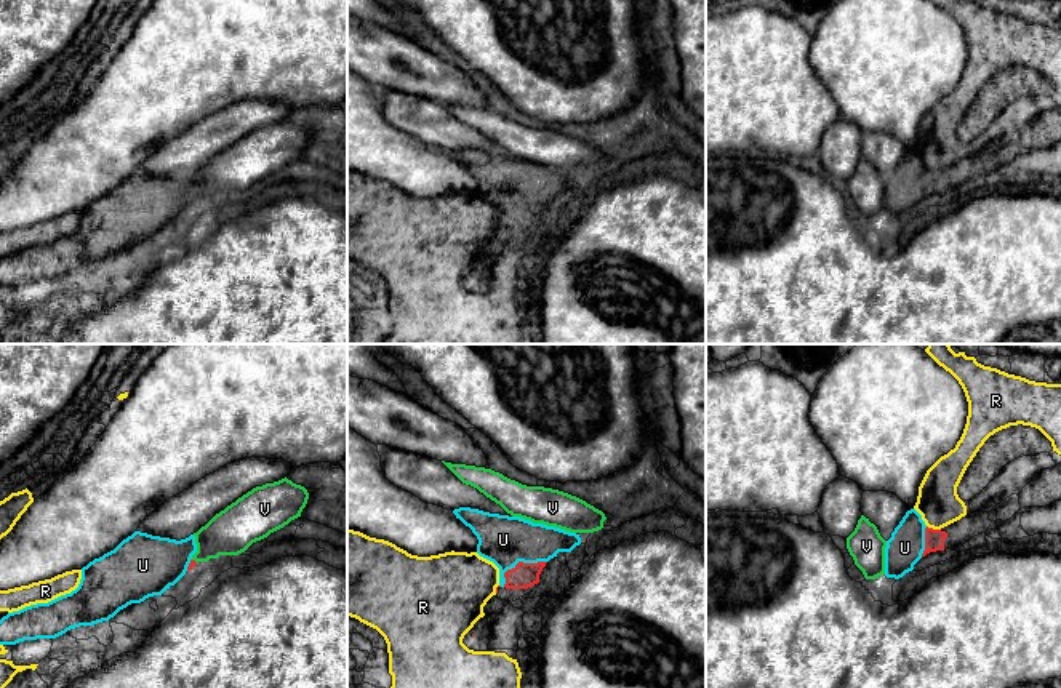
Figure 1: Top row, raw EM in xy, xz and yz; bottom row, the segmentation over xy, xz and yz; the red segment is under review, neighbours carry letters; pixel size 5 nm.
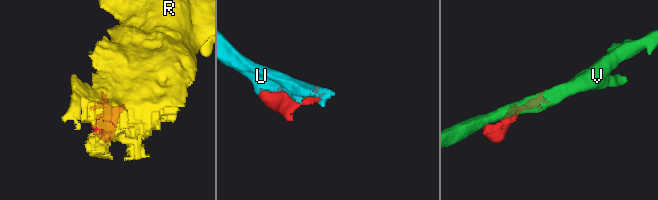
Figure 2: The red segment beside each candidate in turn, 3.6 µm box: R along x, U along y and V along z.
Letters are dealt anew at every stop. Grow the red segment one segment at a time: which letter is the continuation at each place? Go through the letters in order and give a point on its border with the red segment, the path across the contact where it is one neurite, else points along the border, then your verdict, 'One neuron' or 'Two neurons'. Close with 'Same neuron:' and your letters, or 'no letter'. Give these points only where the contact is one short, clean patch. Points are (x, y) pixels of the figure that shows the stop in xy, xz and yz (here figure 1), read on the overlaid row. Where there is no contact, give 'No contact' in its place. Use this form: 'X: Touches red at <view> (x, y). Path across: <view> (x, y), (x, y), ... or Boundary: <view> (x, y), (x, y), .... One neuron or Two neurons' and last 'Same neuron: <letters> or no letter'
R: Touches red at yz (932, 528). Two neurons
U: Touches red at xz (519, 562). One neuron
V: Touches red at xy (194, 560). Boundary: xy (191, 559), (197, 562). Two neurons
Same neuron: U

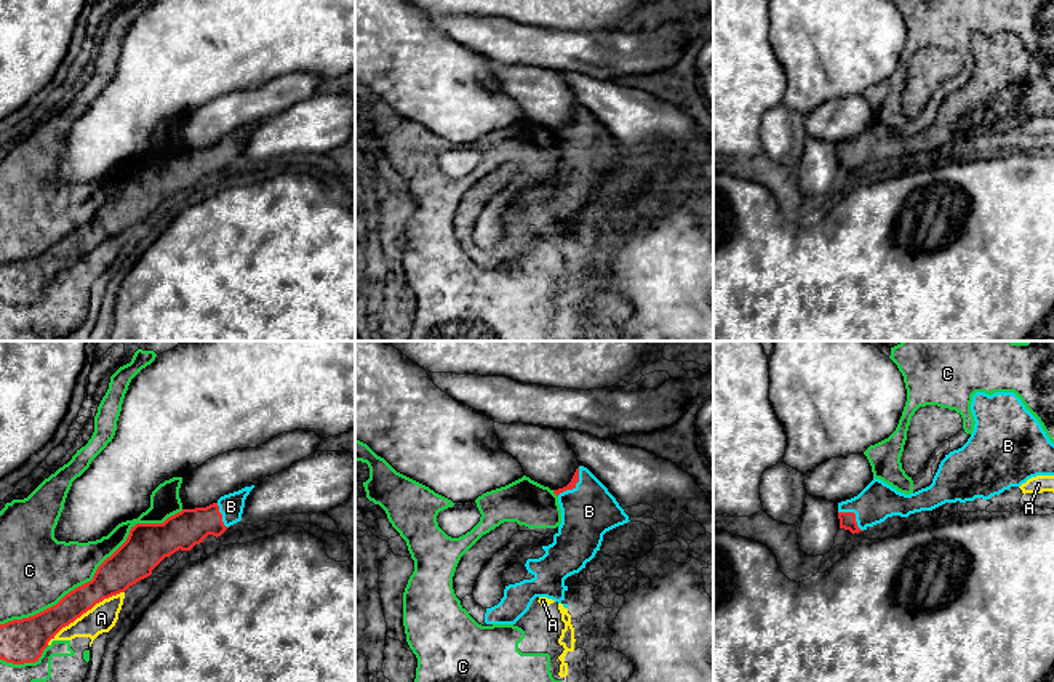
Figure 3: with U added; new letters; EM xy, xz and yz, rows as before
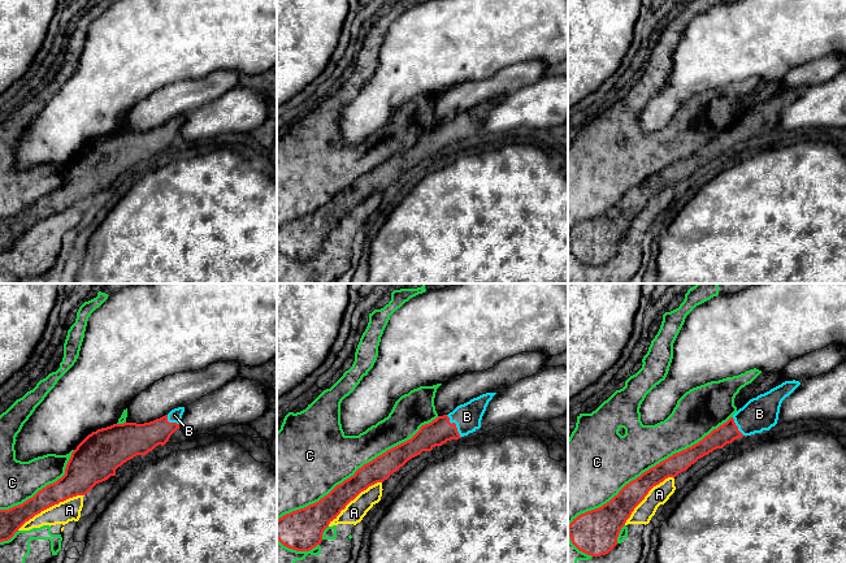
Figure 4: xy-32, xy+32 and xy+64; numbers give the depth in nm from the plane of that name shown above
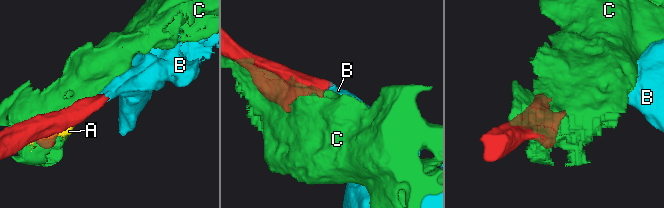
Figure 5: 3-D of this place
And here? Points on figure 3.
A: Touches red at xy (85, 612). Two neurons
B: Touches red at xz (574, 485). Path across: xz (574, 479), (574, 485), (584, 495), (589, 511). One neuron
C: Touches red at xy (95, 573). Two neurons
Same neuron: B

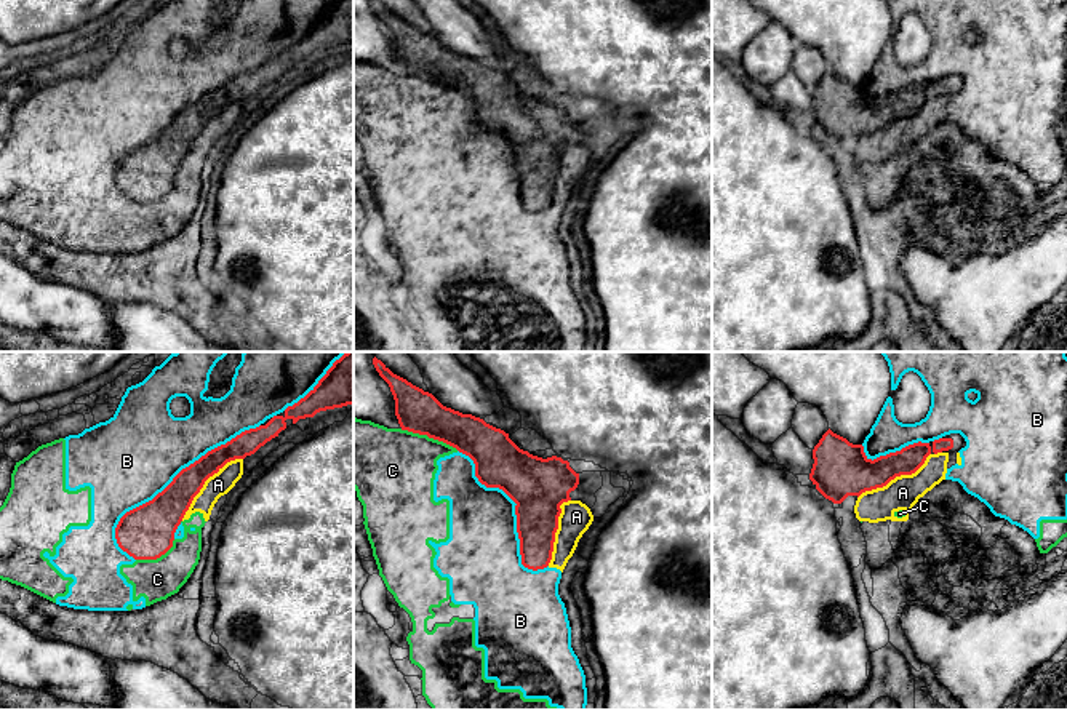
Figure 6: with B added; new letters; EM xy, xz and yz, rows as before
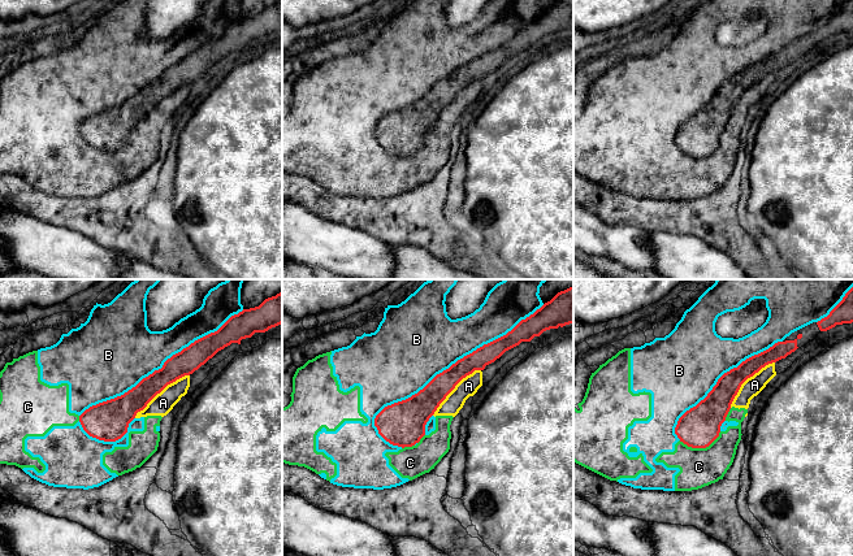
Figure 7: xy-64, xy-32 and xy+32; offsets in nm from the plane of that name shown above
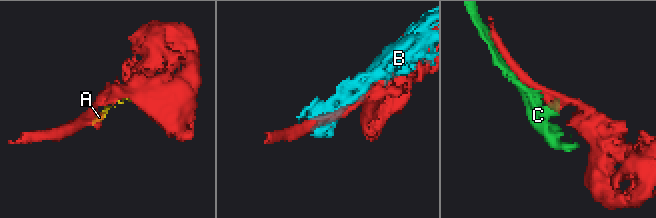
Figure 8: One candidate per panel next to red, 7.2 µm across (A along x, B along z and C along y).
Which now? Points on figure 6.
A: Touches red at xy (203, 483). Two neurons
B: Touches red at xy (176, 475). Two neurons
C: Touches red at xz (429, 437). Two neurons
Same neuron: no letter

